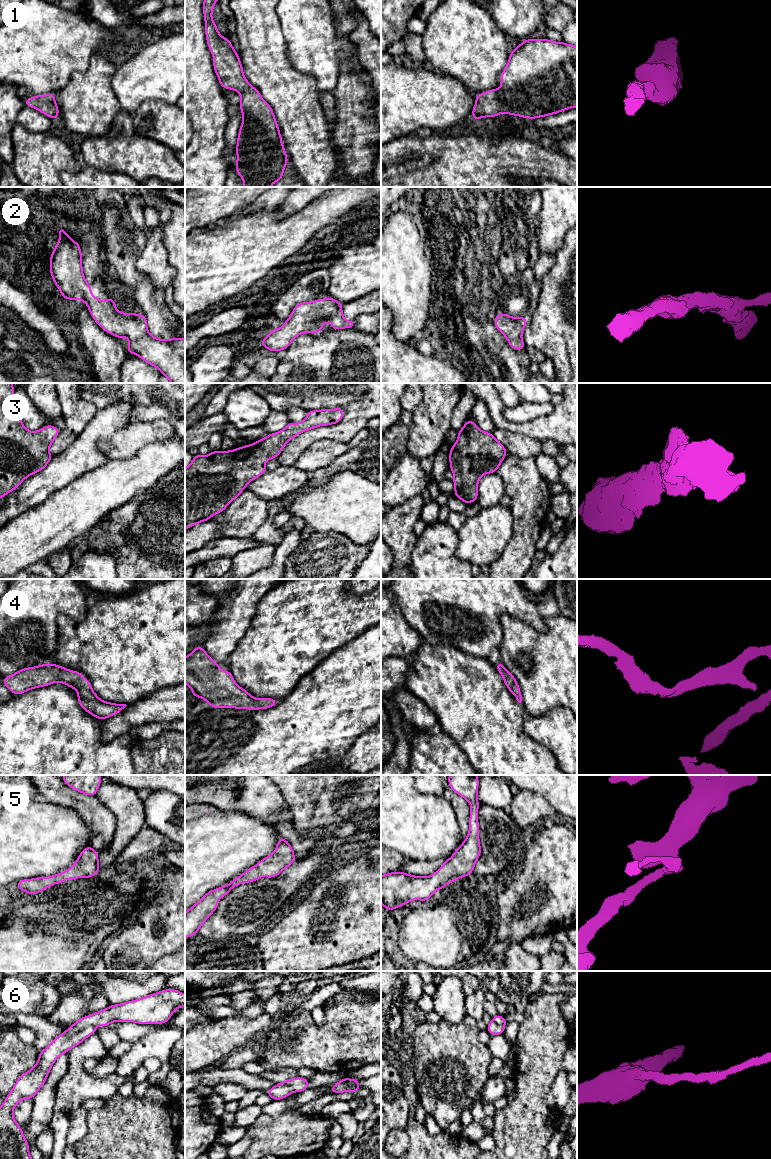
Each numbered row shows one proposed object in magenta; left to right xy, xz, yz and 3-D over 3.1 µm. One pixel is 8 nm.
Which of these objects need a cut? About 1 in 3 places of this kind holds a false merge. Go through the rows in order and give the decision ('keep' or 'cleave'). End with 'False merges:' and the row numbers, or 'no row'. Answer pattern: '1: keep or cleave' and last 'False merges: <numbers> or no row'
1: keep
2: keep
3: keep
4: keep
5: keep
6: keep
False merges: no row

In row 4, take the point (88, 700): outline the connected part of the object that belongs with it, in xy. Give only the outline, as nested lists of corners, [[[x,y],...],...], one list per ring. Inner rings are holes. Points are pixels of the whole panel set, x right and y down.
[[[40,664],[36,667],[19,669],[1,681],[14,695],[59,681],[70,688],[75,688],[80,707],[100,720],[122,712],[127,706],[101,700],[92,690],[91,682],[84,679],[80,671],[71,671],[57,664]]]

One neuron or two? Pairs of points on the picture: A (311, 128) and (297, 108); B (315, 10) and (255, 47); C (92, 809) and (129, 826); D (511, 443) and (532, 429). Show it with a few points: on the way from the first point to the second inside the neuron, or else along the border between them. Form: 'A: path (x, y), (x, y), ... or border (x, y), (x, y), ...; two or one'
A: path (306, 123), (298, 113); one
B: border (275, 10), (280, 21), (287, 54); two
C: border (101, 802), (115, 818), (115, 832), (112, 841); two
D: border (502, 428), (508, 431), (525, 433), (540, 441); two

